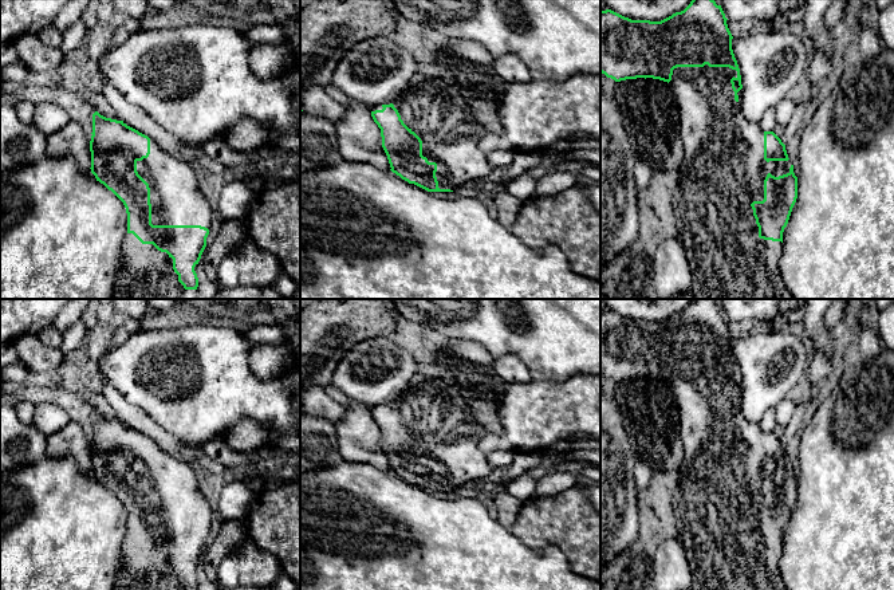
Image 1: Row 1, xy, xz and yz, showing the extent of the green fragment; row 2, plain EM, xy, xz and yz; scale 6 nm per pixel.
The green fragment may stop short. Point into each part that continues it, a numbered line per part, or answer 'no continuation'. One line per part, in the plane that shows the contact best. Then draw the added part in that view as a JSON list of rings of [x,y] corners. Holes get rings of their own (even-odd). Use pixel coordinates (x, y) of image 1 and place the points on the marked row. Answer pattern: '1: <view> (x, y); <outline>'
1: xy (176, 199); [[[150,139],[150,154],[137,161],[137,172],[150,188],[153,225],[210,228],[210,206],[189,164],[170,157]]]

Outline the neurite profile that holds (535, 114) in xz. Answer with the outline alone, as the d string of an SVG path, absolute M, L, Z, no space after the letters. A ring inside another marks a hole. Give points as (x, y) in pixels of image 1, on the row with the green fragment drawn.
M578 74L564 82L536 80L511 83L501 93L497 105L501 134L487 131L477 138L481 152L548 150L559 141L574 137L600 139L600 75Z

